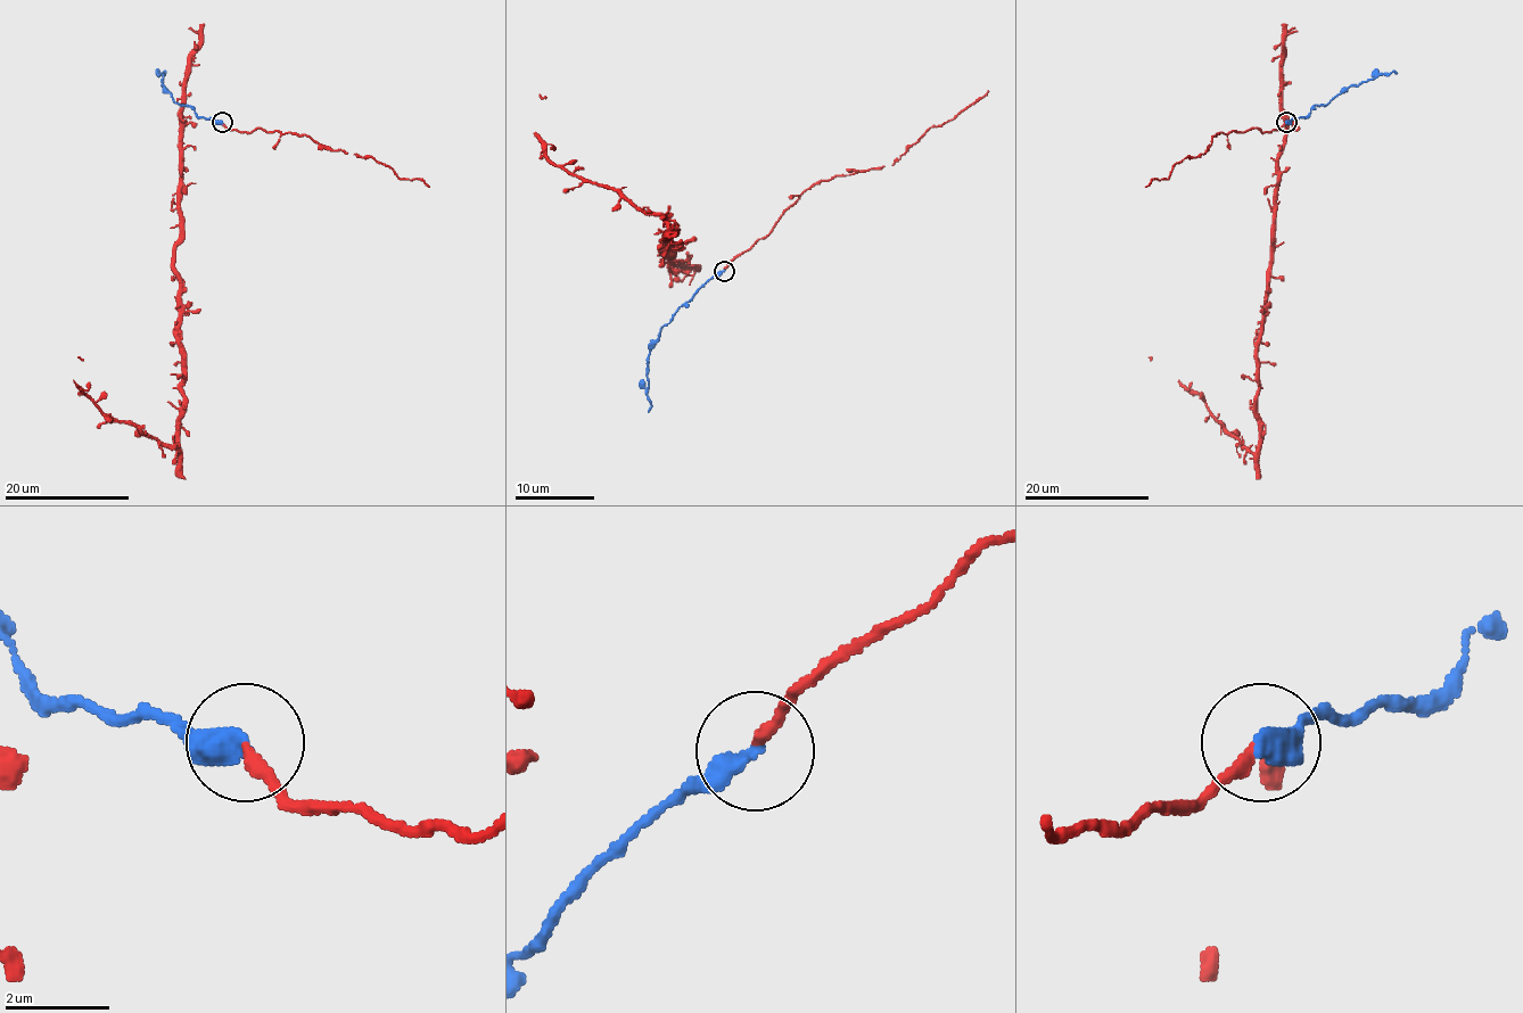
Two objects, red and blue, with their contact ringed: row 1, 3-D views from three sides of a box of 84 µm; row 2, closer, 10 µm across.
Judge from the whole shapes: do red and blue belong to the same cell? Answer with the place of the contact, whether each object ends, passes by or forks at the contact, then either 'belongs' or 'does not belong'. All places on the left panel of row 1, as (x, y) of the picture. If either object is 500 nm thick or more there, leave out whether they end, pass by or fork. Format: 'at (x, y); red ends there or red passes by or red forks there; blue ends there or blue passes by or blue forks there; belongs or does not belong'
at (222, 122); red ends there; blue ends there; belongs

